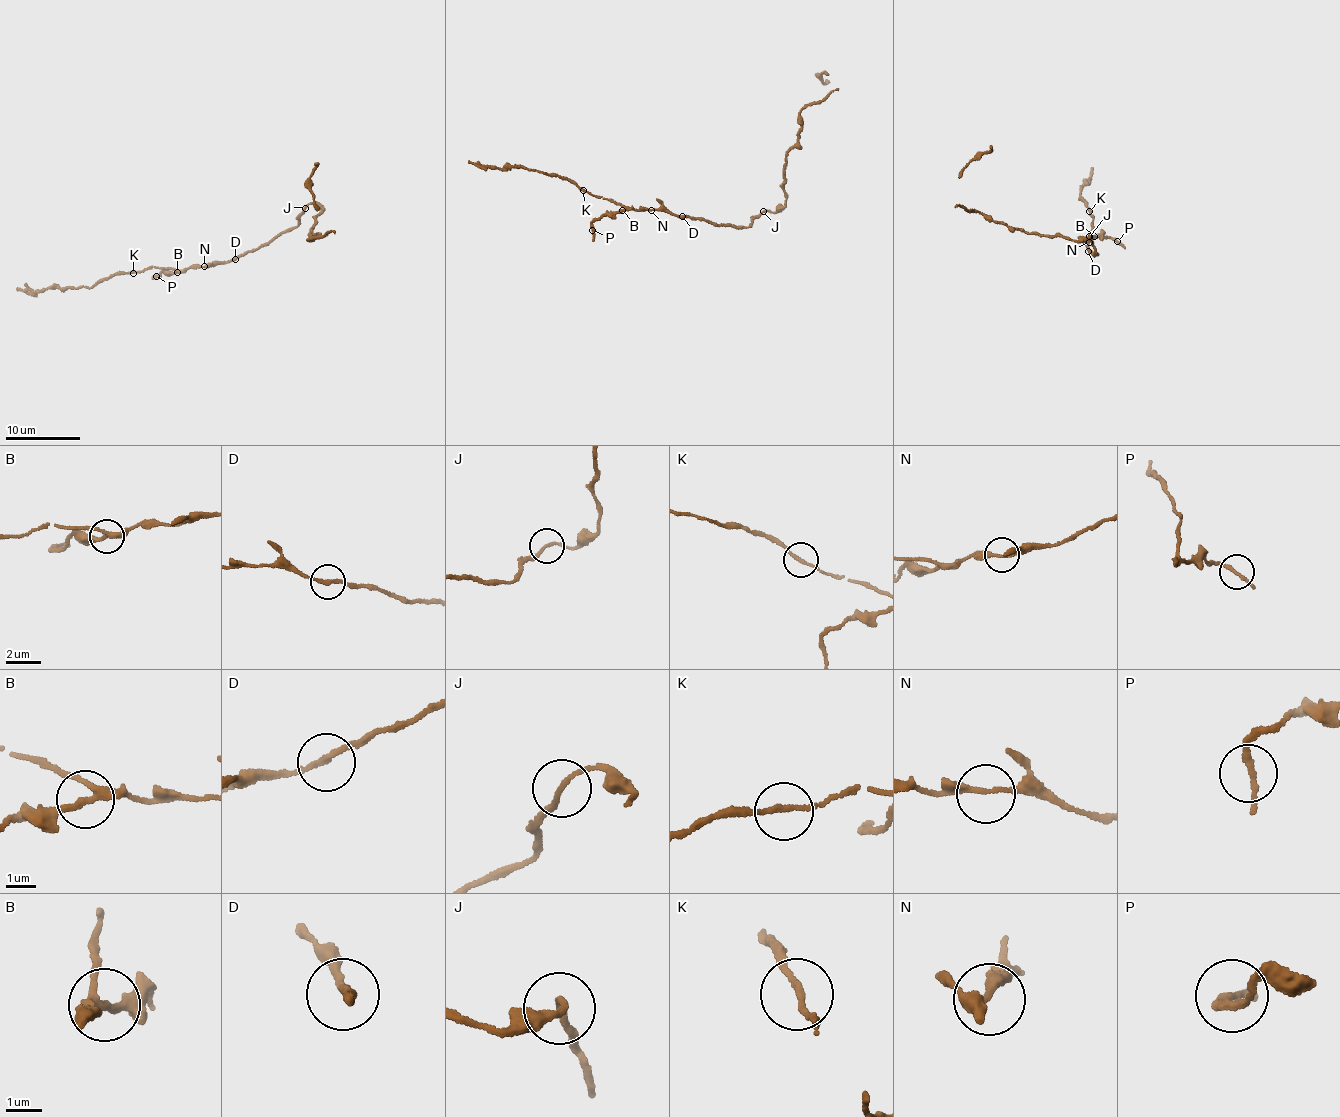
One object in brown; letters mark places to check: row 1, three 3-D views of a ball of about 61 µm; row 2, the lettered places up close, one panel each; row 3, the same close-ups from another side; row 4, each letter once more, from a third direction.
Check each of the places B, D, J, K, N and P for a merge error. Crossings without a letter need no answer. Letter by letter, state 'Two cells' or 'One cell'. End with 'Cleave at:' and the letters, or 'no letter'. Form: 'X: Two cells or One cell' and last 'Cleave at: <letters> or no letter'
B: One cell
D: One cell
J: One cell
K: One cell
N: One cell
P: One cell
Cleave at: no letter

